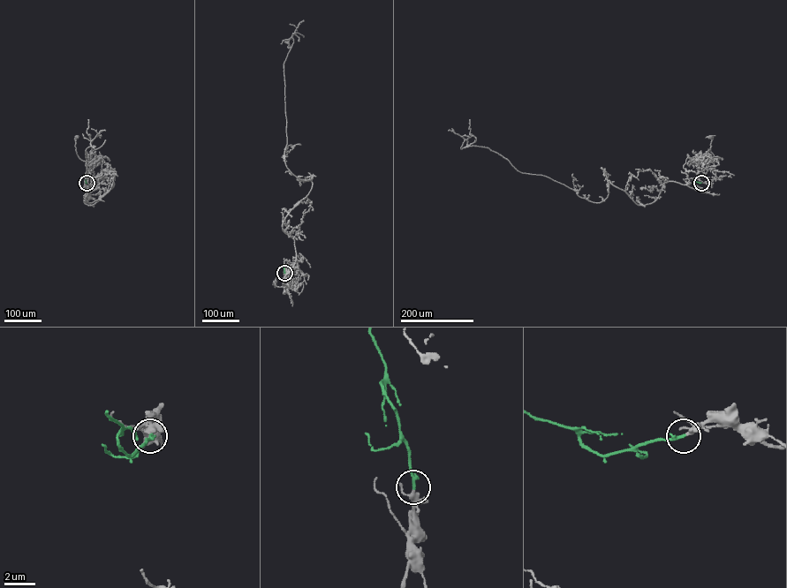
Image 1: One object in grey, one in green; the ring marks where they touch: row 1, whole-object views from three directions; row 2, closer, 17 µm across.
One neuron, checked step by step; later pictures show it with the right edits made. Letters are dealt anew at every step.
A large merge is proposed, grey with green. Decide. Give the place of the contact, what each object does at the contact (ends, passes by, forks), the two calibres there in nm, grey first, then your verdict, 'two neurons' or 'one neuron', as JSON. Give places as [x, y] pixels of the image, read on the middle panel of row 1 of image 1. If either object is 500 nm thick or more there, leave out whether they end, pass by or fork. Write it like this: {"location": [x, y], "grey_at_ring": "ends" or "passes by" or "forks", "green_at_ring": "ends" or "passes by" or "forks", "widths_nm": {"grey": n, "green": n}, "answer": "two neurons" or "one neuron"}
{"location": [284, 273], "grey_at_ring": "passes by", "green_at_ring": "ends", "widths_nm": {"grey": 240, "green": 200}, "answer": "one neuron"}

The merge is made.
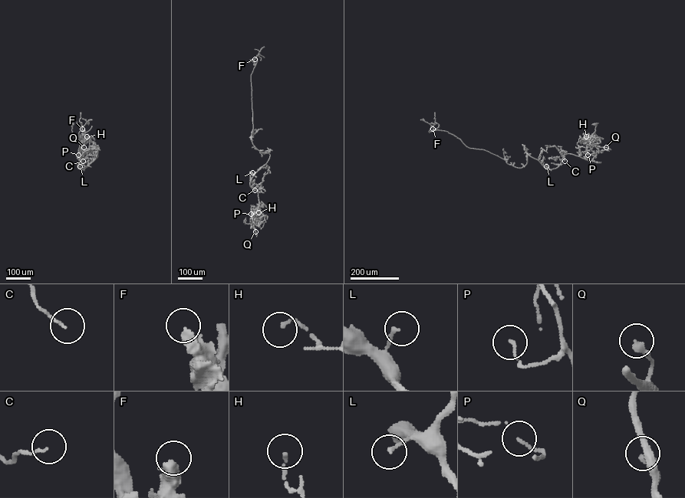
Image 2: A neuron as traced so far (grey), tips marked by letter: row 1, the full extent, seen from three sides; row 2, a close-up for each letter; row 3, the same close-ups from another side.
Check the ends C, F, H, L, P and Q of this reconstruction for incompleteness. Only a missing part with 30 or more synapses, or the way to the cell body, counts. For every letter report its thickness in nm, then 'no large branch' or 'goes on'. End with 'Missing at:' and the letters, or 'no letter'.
C: 90 nm thick; no large branch
F: 400 nm thick; goes on
H: 120 nm thick; no large branch
L: 150 nm thick; no large branch
P: 130 nm thick; no large branch
Q: 300 nm thick; no large branch
Missing at: F

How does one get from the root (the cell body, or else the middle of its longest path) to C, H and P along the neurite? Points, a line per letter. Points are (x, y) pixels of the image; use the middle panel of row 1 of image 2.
C: (245, 221), (249, 224), (258, 221), (251, 224), (250, 219), (258, 206), (258, 192), (255, 190)
H: (245, 221), (247, 224), (255, 223), (258, 212)
P: (245, 221), (249, 224), (258, 221), (251, 224), (251, 214)

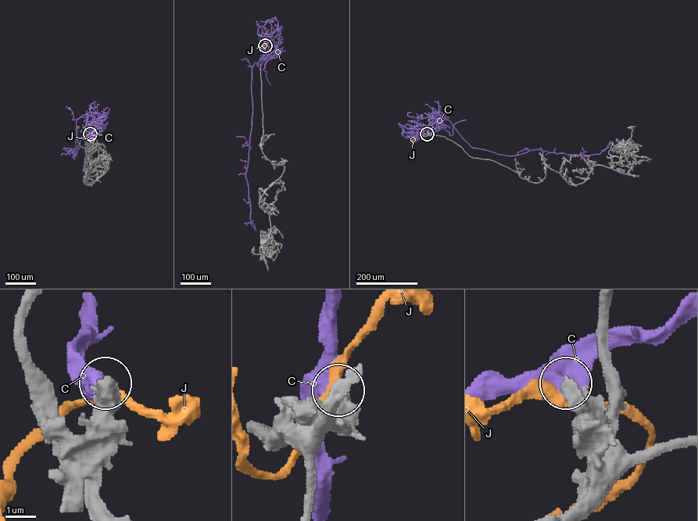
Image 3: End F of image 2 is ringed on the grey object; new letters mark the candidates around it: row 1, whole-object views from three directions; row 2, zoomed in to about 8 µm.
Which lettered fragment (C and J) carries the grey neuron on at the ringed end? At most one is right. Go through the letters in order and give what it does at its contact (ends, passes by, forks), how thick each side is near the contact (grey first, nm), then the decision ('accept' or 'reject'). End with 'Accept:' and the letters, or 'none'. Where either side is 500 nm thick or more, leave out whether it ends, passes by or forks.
C: 600/650 nm | reject
J: 650/340 nm | reject
Accept: none

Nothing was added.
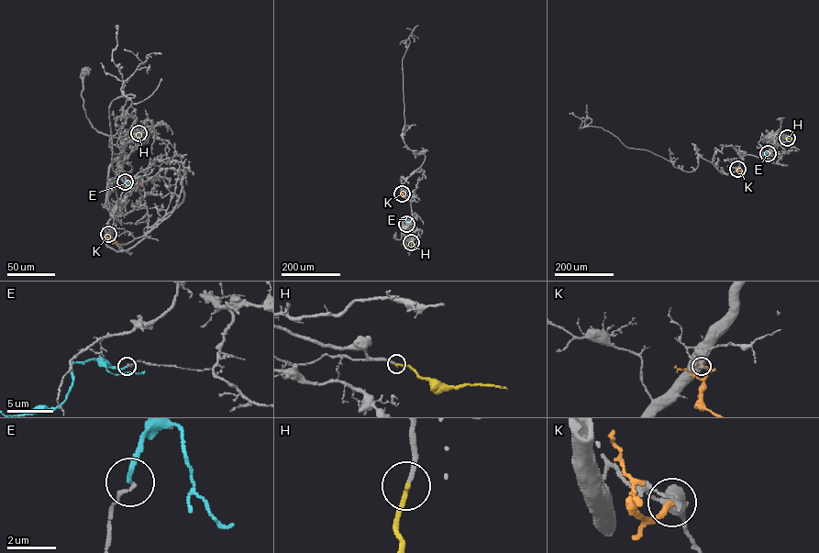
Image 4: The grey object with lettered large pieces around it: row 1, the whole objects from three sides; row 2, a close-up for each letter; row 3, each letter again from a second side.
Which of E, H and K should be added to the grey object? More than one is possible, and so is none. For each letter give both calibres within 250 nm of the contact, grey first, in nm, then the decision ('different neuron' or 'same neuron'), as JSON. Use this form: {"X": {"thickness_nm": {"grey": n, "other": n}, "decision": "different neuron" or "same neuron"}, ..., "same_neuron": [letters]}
{"E": {"thickness_nm": {"grey": 140, "other": 190}, "decision": "different neuron"}, "H": {"thickness_nm": {"grey": 200, "other": 190}, "decision": "same neuron"}, "K": {"thickness_nm": {"grey": 150, "other": 240}, "decision": "different neuron"}, "same_neuron": ["H"]}

